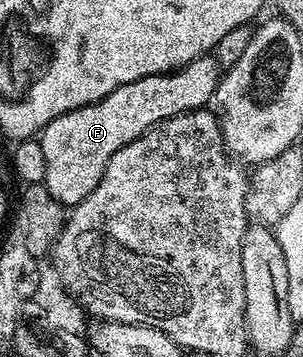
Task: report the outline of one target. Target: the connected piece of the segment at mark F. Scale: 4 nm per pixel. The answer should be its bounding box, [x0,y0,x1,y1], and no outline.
[40,54,220,208]

